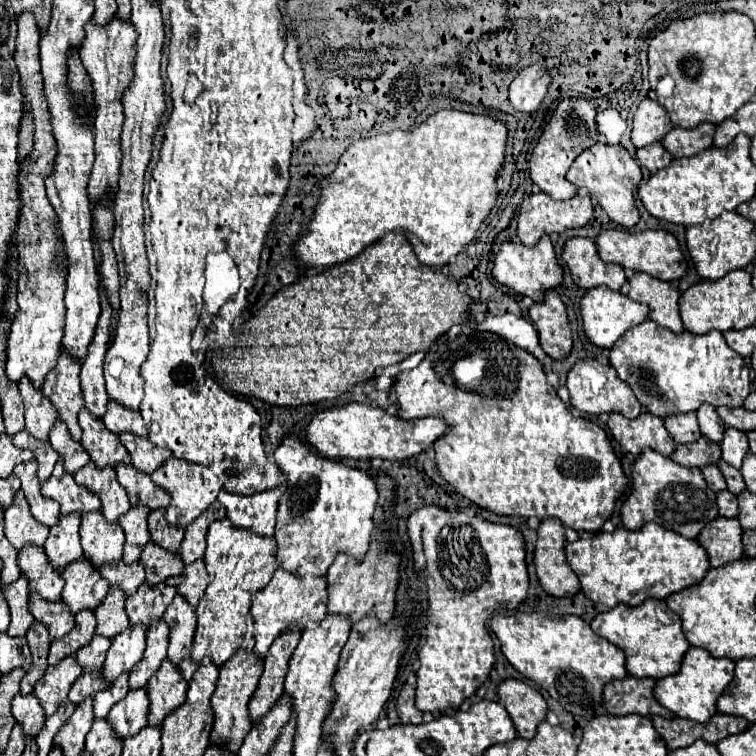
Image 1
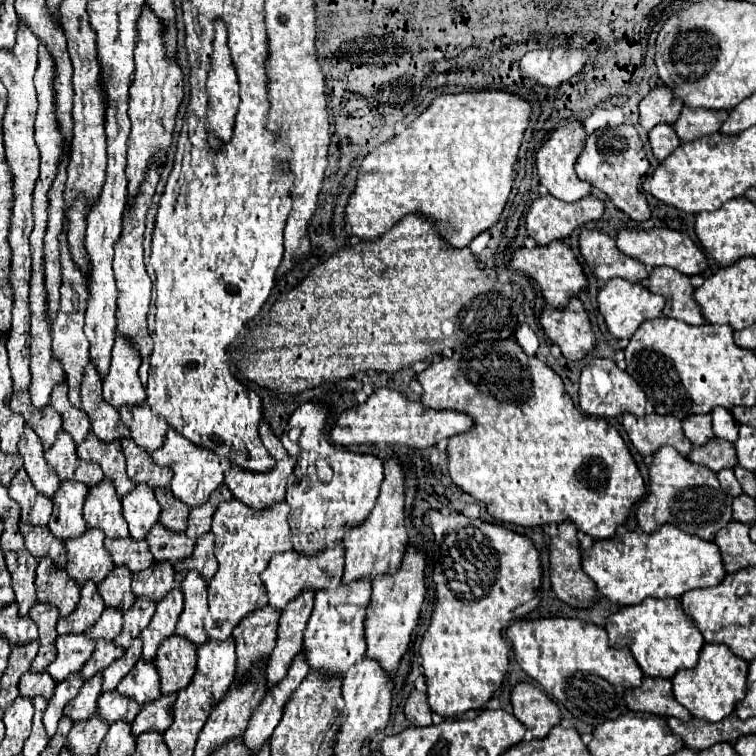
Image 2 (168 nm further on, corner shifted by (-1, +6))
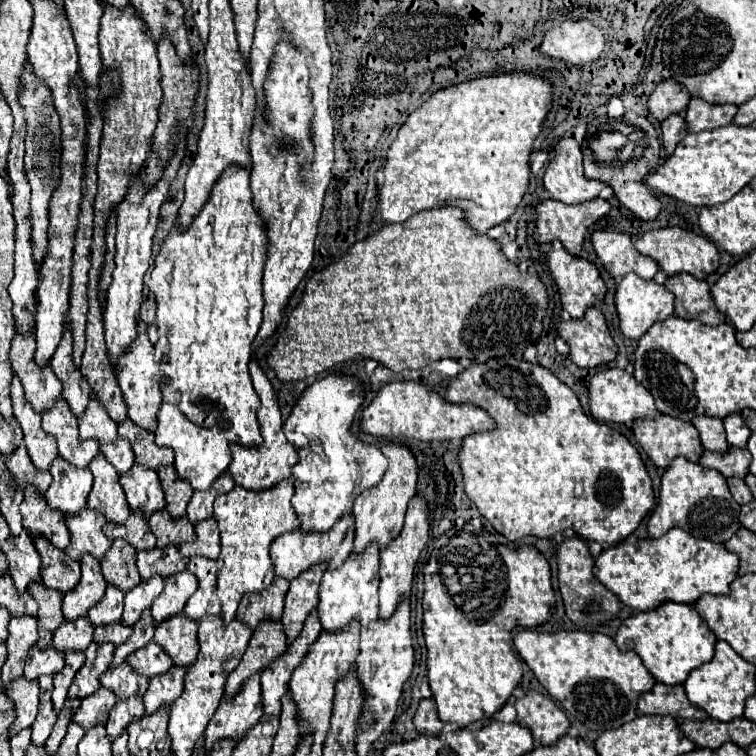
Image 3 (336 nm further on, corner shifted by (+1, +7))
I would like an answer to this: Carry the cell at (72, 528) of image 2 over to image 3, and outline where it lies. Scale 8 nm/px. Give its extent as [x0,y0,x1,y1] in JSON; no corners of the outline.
[45,456,93,512]

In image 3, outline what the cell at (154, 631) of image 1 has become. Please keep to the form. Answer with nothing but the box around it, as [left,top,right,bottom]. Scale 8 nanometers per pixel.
[151,570,199,624]

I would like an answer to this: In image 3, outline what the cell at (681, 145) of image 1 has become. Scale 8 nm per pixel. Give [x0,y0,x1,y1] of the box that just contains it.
[685,98,737,132]

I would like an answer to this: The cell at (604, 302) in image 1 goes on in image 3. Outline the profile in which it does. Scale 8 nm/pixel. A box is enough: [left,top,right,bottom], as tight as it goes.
[615,274,675,340]

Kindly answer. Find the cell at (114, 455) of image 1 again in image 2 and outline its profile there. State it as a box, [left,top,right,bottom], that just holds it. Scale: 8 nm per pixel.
[81,365,129,443]

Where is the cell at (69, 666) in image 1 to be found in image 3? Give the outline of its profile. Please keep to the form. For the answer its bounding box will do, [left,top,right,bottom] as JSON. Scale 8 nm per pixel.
[53,616,93,652]

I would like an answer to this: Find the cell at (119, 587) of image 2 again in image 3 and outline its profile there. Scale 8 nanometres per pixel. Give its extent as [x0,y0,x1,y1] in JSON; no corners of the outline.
[101,540,141,592]

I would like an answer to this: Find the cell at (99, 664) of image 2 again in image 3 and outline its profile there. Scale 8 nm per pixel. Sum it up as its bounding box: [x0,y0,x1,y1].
[95,620,133,646]

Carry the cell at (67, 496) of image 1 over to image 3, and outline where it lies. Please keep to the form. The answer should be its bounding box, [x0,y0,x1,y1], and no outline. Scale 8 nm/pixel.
[41,396,99,468]

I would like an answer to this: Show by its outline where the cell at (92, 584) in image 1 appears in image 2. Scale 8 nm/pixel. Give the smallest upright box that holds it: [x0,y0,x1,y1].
[65,529,115,587]

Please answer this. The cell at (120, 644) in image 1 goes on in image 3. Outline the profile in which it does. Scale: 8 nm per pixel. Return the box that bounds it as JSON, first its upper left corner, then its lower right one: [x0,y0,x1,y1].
[123,576,165,626]

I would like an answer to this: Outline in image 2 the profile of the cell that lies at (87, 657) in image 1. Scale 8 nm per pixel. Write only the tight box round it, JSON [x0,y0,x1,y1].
[83,609,123,641]

